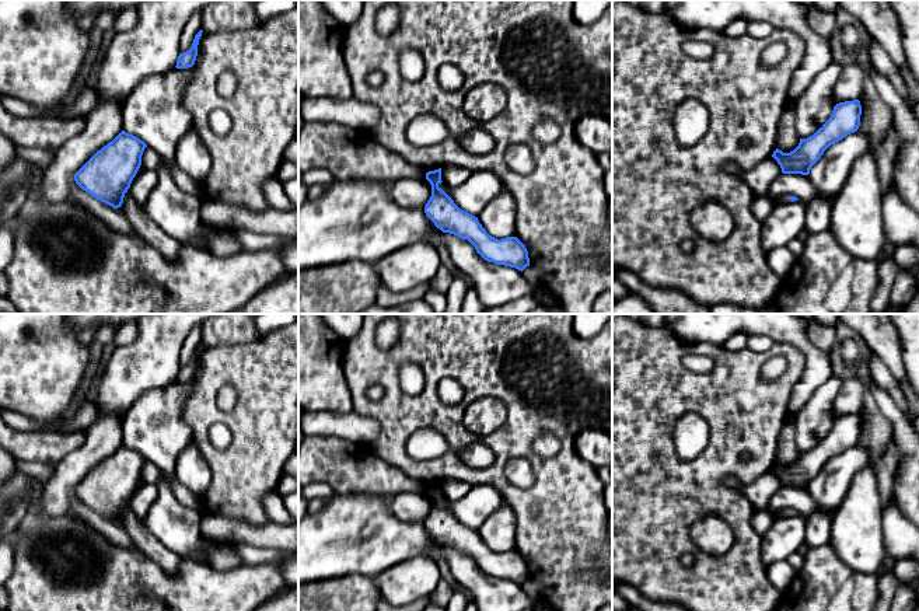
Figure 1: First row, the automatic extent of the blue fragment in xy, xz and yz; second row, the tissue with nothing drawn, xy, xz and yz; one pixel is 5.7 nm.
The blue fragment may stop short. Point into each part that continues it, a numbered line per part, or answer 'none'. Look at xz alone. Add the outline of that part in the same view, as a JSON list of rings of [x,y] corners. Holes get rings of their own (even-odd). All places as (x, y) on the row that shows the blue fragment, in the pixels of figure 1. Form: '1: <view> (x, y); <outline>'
none

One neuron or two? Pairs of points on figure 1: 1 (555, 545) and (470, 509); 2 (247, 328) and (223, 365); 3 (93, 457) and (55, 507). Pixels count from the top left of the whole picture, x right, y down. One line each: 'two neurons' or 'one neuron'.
1: two neurons
2: two neurons
3: one neuron

